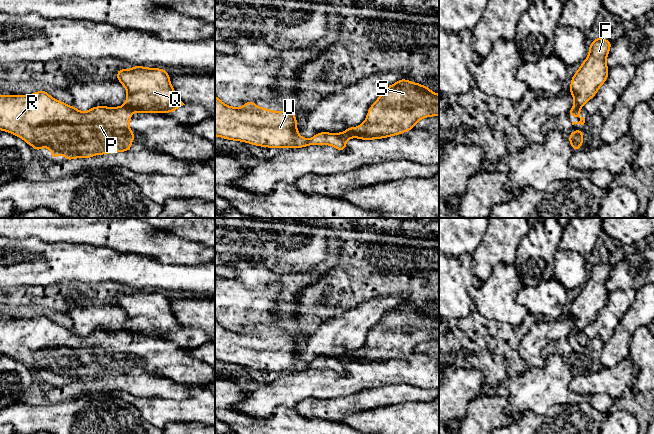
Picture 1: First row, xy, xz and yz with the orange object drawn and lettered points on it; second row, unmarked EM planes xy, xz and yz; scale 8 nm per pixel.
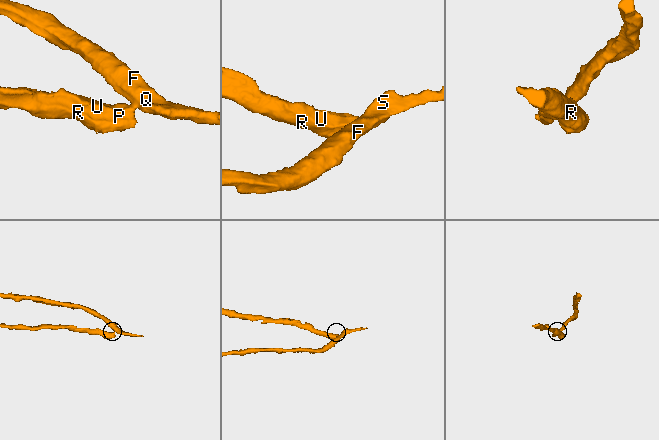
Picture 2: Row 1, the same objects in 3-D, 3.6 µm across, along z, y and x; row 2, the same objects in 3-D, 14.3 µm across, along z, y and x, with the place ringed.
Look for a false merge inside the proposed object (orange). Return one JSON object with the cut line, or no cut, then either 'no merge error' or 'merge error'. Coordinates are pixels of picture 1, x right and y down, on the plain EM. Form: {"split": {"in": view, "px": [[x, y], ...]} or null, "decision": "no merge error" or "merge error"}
{"split": {"in": "xy", "px": [[125, 327], [134, 335]]}, "decision": "merge error"}

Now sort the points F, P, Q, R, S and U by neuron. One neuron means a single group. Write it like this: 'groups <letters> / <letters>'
groups F Q S / P R U

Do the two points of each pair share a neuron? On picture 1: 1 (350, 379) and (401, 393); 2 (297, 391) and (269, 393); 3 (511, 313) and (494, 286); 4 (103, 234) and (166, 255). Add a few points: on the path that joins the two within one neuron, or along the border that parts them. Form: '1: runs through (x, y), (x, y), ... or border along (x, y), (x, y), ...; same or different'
1: border along (400, 382), (368, 387), (355, 393); different
2: runs through (290, 391), (276, 393); same
3: runs through (504, 306), (497, 299), (497, 293); same
4: runs through (119, 234), (131, 234), (150, 241); same

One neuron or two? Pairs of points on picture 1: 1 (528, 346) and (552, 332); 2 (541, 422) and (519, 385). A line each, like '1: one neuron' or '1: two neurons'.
1: one neuron
2: two neurons

